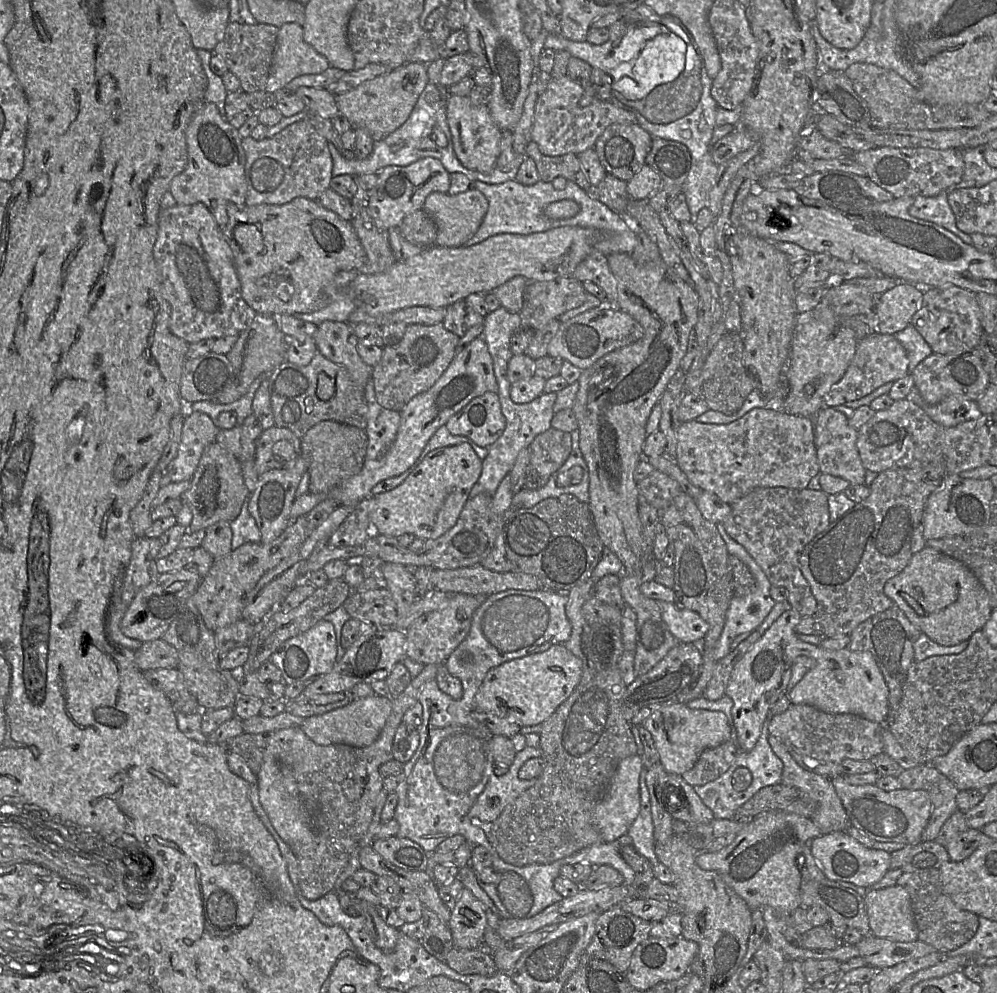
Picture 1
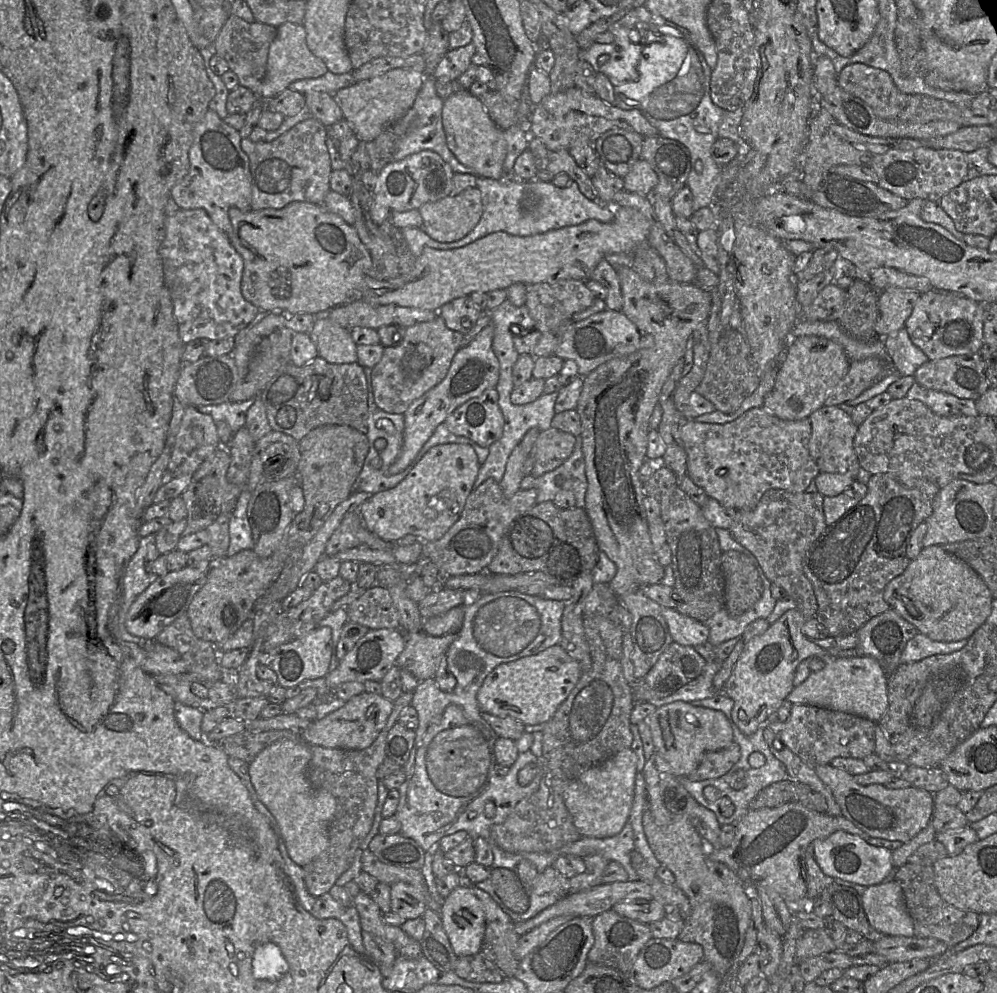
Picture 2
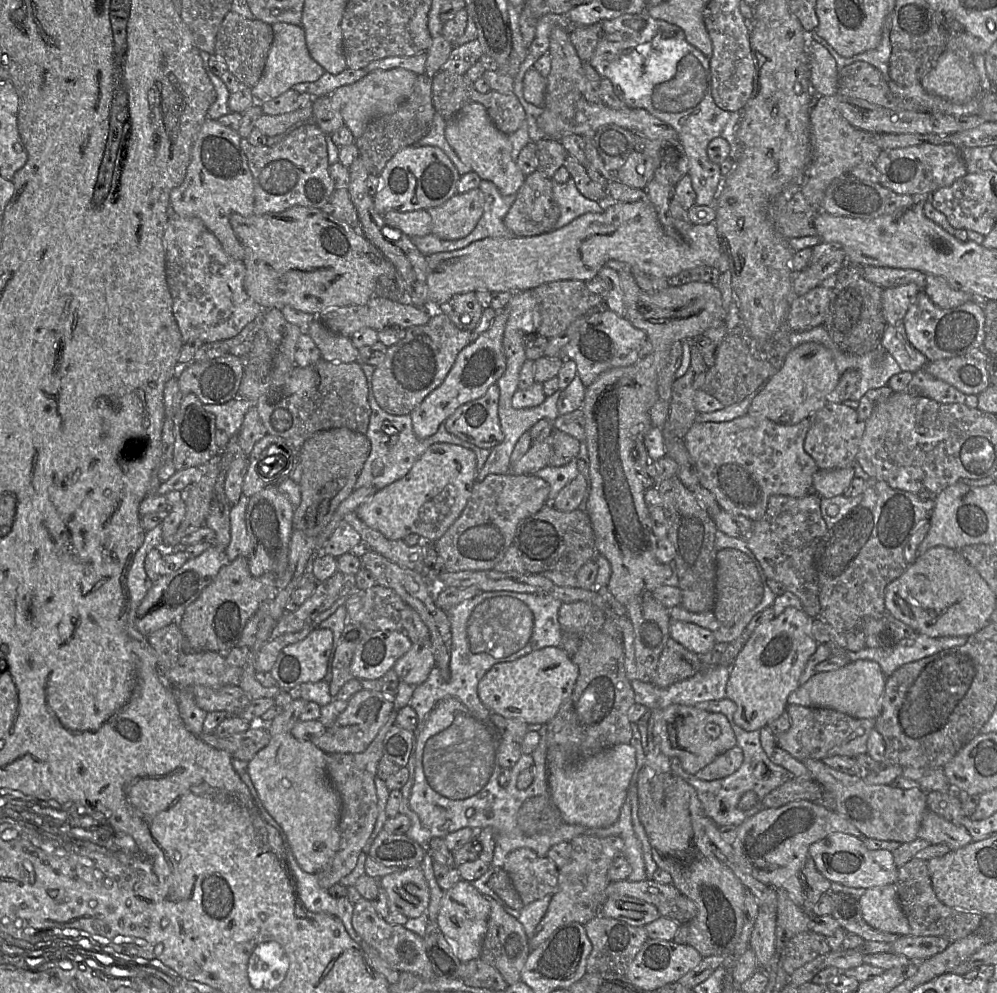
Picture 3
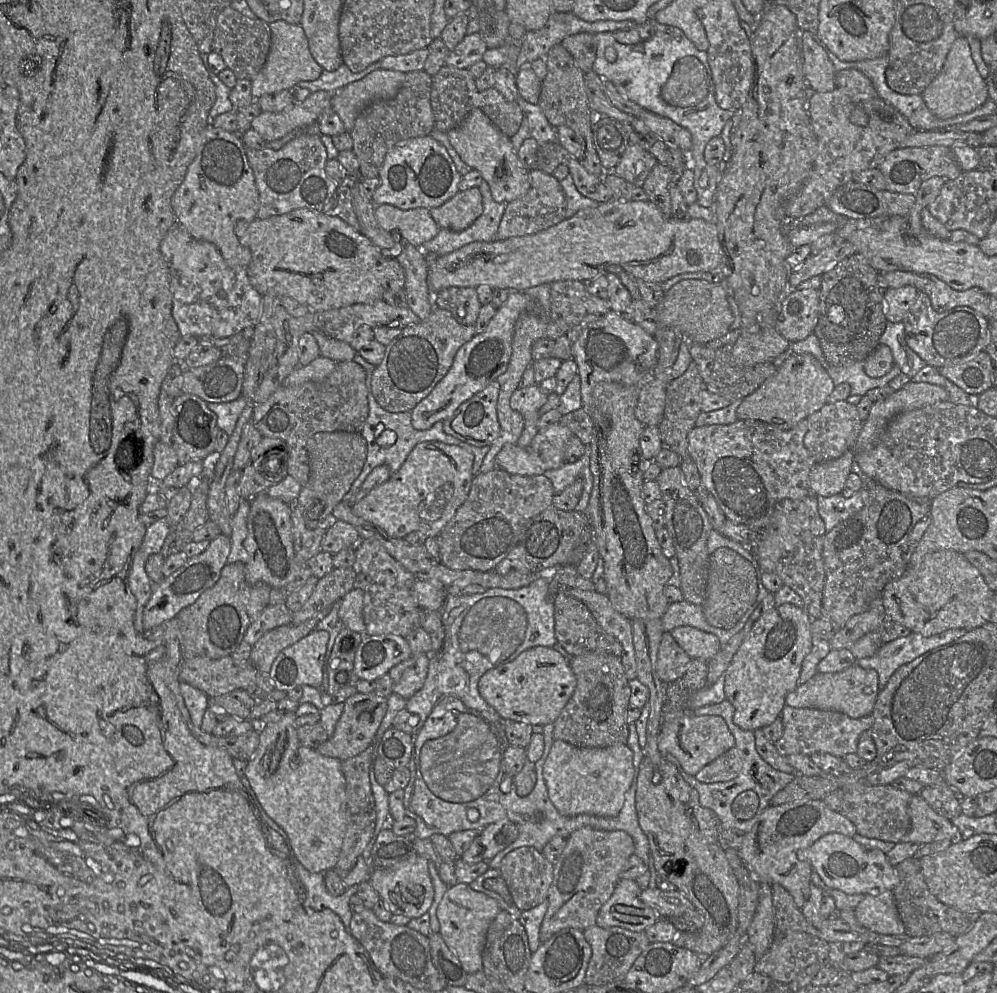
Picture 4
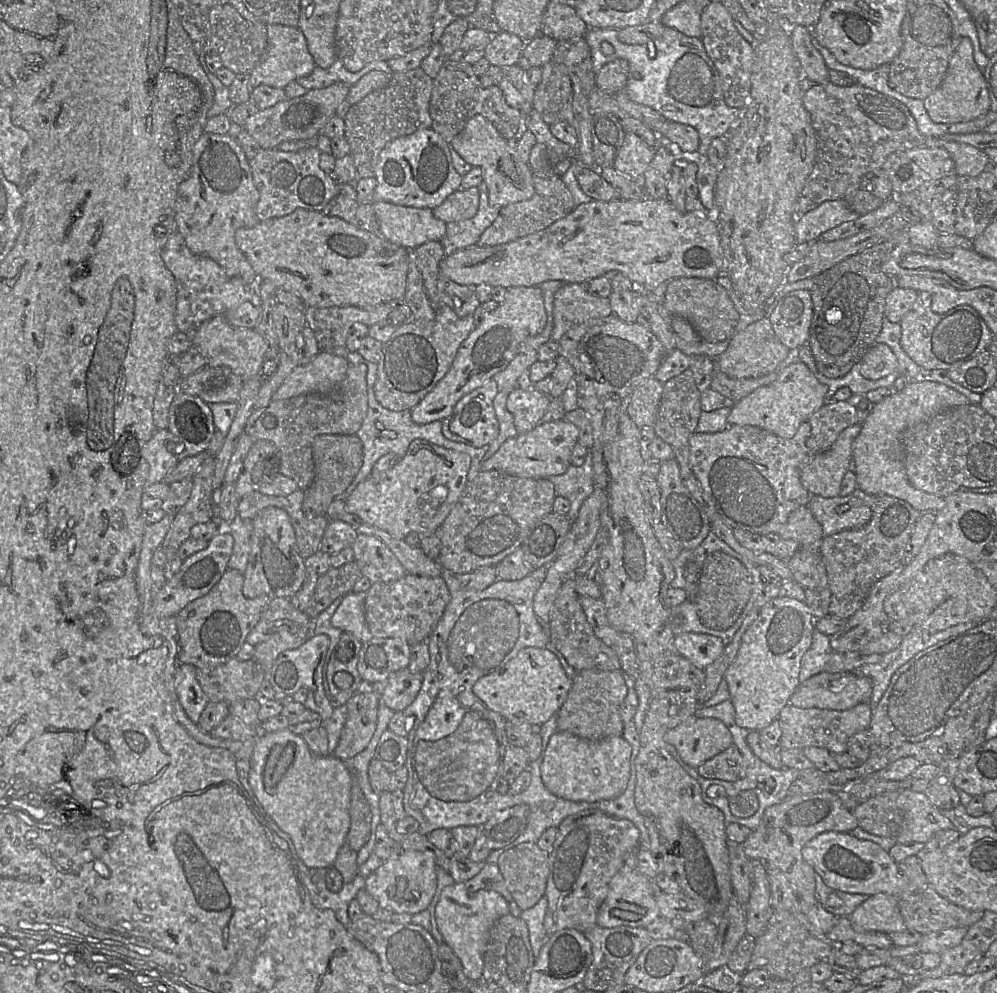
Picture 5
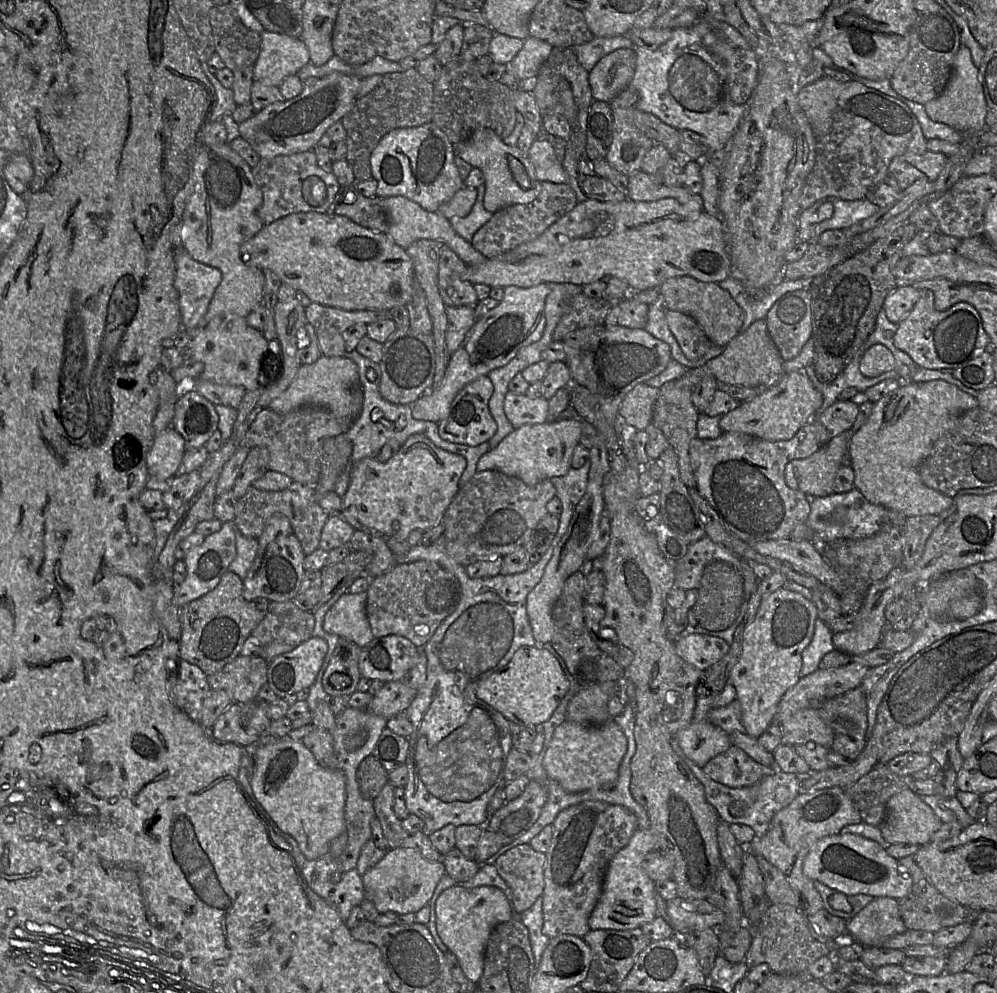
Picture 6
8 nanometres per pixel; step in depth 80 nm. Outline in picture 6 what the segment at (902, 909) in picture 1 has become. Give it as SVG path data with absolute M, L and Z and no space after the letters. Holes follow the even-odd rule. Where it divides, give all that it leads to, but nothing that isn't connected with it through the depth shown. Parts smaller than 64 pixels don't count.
M891 897L874 898L854 917L845 921L849 941L857 942L863 947L880 947L887 938L903 934L907 930L899 913L898 900Z

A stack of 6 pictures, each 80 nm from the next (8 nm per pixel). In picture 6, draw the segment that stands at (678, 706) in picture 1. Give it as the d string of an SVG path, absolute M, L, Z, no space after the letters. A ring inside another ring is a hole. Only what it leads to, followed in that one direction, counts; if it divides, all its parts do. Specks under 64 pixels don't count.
M709 720L691 723L674 738L684 755L701 769L732 745L729 734Z

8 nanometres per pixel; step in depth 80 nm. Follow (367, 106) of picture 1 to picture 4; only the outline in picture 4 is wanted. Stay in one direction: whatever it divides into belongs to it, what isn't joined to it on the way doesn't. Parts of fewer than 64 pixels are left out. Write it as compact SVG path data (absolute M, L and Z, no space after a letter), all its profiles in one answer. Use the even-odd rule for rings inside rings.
M378 69L334 91L331 107L341 119L346 132L353 129L355 119L368 104L394 98L405 77L406 73L400 71Z

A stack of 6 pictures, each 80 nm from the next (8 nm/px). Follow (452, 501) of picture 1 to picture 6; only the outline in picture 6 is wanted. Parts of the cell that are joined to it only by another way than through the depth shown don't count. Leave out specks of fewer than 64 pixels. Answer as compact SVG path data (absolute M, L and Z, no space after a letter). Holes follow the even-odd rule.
M413 434L388 461L364 458L353 466L347 492L342 498L343 508L364 526L383 534L382 537L404 542L411 531L426 531L443 520L446 510L460 490L459 480L466 466L465 457L439 448L423 434Z

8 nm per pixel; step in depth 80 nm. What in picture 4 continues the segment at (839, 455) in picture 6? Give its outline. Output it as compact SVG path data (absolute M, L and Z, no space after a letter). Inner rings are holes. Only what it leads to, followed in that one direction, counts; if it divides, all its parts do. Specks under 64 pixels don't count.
M849 449L837 459L816 463L809 474L811 493L823 497L841 494L851 473L854 455L854 450Z

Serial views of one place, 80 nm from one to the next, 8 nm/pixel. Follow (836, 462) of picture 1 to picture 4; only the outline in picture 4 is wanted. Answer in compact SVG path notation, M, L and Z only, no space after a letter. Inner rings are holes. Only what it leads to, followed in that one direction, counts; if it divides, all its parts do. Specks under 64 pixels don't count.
M847 400L827 403L806 419L809 430L804 437L804 445L816 463L837 459L853 449L863 425L857 406Z

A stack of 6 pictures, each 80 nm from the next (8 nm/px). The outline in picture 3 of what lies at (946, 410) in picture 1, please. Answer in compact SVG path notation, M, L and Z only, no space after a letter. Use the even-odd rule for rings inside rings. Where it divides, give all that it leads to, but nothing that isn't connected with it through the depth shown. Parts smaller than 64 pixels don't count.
M925 369L913 374L907 392L927 397L941 404L958 403L970 408L978 408L977 395L966 395L952 385L933 377Z

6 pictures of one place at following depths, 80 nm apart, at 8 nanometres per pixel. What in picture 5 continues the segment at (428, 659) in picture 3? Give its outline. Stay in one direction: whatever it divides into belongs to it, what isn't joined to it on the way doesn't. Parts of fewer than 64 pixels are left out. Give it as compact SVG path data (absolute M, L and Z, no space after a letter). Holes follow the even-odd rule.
M407 667L391 673L387 680L381 703L400 712L415 700L422 686L423 673L411 673Z

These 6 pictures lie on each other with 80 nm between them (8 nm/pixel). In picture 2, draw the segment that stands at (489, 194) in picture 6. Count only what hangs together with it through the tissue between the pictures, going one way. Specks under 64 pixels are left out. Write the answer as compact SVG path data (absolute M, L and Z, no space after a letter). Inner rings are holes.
M468 90L459 91L443 103L442 123L446 143L458 161L476 171L478 177L500 180L505 176L503 162L507 154L504 130L488 115L483 103Z

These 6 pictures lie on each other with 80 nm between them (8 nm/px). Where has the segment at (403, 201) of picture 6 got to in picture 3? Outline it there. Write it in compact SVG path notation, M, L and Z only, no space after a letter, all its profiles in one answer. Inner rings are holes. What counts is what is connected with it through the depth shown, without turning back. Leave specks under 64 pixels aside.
M426 210L388 211L382 217L389 227L400 230L410 238L431 234L432 219Z

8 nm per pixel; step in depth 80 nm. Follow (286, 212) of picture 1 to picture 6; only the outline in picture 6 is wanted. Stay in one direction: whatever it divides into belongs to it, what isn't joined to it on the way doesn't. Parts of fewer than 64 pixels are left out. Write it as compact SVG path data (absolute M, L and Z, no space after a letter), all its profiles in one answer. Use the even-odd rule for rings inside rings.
M298 212L282 217L268 225L264 225L251 239L240 246L243 262L260 270L270 270L282 282L296 291L303 292L312 303L318 303L328 307L339 308L345 311L391 311L398 306L406 306L414 294L415 273L412 260L406 250L398 246L387 233L373 231L362 227L345 216L328 215L318 212Z

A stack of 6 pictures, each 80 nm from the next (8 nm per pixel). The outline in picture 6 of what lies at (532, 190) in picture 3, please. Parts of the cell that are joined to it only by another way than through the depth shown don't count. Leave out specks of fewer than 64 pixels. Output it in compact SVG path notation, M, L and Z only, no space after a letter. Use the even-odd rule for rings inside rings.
M543 181L540 193L532 202L514 204L494 213L490 220L477 230L470 244L487 259L493 258L537 238L578 203L568 184Z

